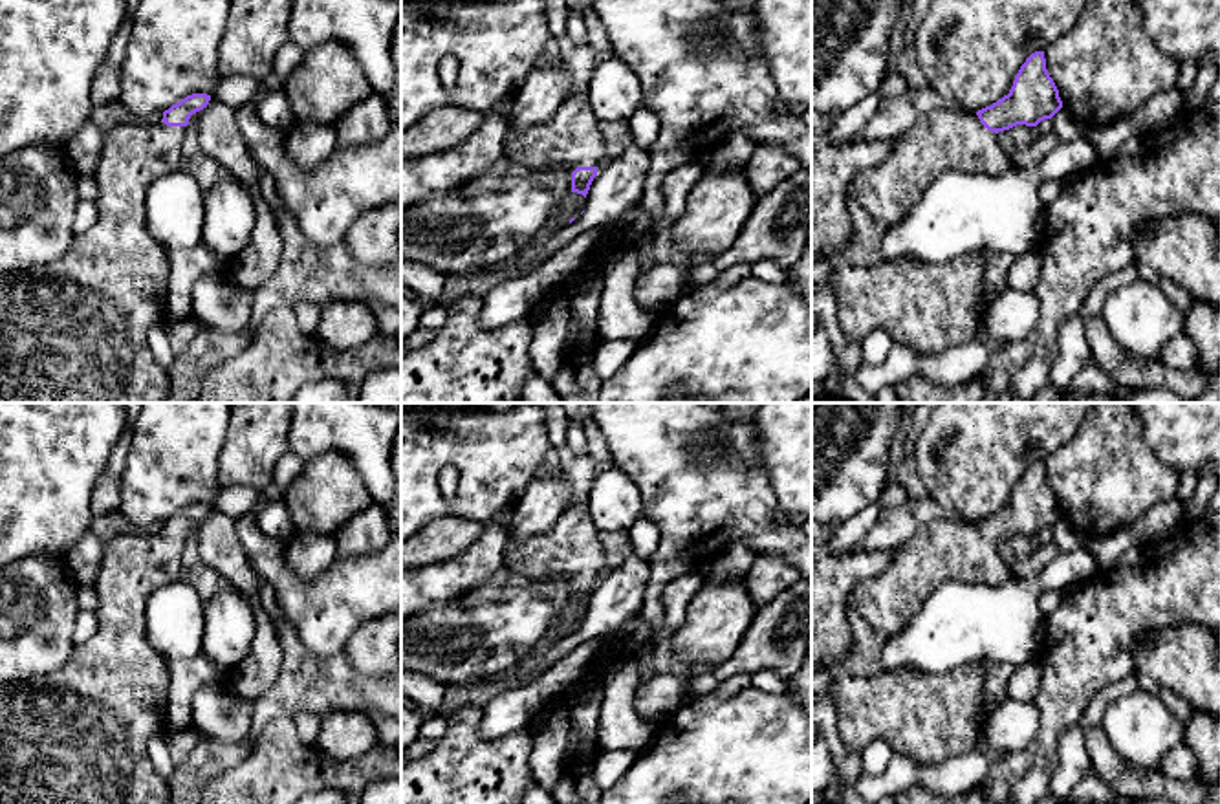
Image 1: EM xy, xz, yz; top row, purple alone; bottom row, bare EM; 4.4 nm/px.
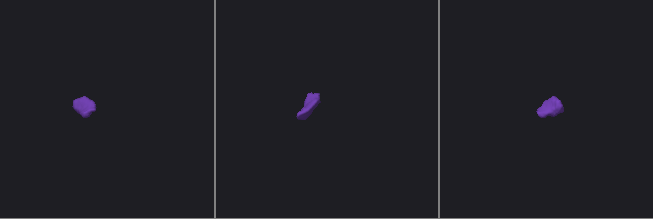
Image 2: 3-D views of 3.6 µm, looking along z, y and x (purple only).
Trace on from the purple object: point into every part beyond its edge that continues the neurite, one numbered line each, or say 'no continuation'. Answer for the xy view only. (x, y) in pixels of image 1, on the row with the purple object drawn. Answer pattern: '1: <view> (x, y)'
1: xy (76, 330)

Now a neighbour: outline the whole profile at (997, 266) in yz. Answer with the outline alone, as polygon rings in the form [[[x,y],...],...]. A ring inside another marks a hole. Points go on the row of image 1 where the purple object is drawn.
[[[986,251],[984,256],[984,286],[976,302],[976,313],[984,319],[987,308],[1006,291],[1008,273],[1013,266],[1013,255]]]

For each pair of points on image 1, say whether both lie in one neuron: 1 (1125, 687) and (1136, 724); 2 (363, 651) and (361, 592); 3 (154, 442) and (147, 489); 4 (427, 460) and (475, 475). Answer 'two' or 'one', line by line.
1: two
2: two
3: one
4: one

